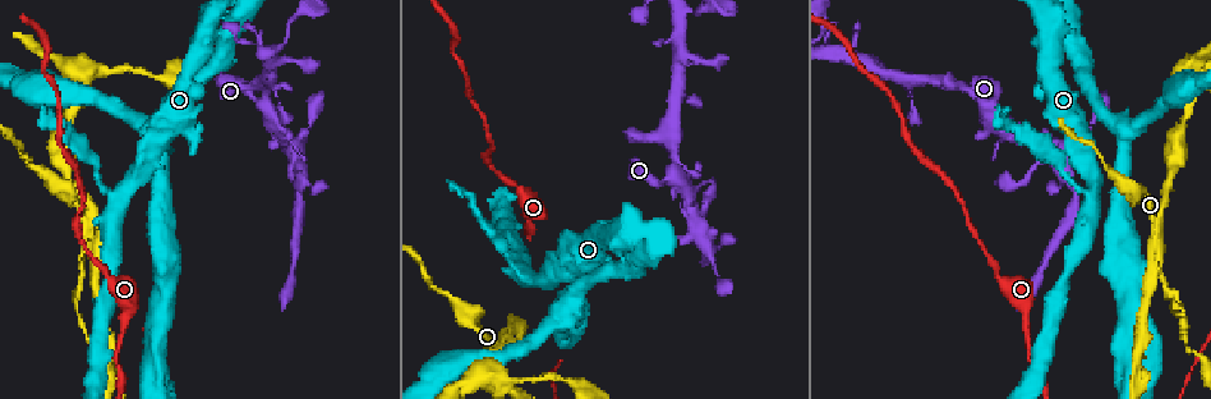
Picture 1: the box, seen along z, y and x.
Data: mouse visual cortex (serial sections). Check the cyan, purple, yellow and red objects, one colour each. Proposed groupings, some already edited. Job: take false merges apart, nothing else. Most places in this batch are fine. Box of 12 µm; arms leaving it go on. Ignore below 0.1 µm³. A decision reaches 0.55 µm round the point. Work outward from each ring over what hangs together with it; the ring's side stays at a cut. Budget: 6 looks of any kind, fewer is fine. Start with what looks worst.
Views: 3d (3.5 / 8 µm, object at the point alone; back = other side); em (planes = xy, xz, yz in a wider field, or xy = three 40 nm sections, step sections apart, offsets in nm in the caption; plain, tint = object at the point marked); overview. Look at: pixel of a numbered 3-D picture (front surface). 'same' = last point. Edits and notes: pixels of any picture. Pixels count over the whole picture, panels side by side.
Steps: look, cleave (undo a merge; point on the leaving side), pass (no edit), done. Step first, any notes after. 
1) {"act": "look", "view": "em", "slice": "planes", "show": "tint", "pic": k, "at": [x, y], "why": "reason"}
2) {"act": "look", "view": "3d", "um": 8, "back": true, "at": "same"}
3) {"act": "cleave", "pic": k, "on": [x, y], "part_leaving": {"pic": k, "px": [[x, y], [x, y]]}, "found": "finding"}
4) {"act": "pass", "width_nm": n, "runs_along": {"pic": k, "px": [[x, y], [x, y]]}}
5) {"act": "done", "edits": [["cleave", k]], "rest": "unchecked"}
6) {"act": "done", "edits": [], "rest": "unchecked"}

{"act": "look", "view": "3d", "um": 3.5, "pic": 1, "at": [1160, 245], "why": "side arm on a straight run"}

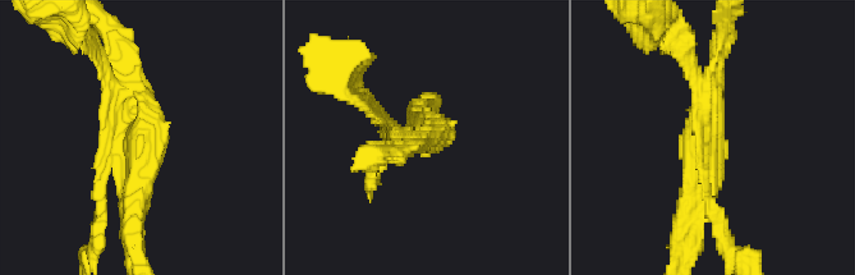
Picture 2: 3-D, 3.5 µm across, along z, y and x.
{"act": "look", "view": "em", "slice": "xy", "step": 3, "show": "tint", "pic": 2, "at": [135, 148]}

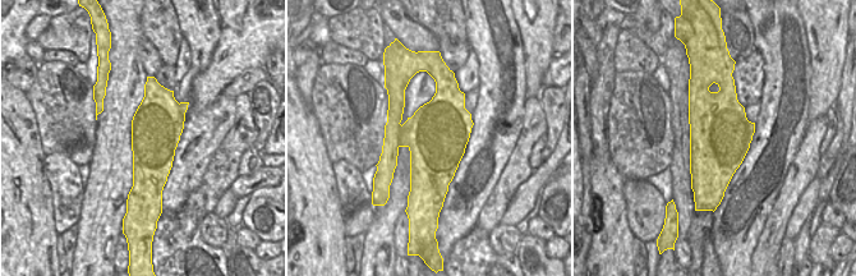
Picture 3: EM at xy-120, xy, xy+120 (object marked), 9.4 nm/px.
{"act": "pass", "runs_along": {"pic": 2, "px": [[119, 81], [151, 109], [134, 230]]}, "found": "one cell here"}

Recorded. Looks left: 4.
{"act": "look", "view": "3d", "um": 3.5, "back": true, "pic": 1, "at": [77, 81], "why": "abrupt turn"}

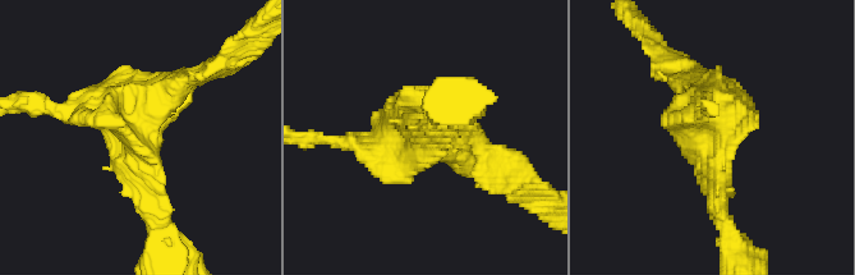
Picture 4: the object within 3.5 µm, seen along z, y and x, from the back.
{"act": "look", "view": "em", "slice": "planes", "show": "tint", "pic": 4, "at": [425, 137]}

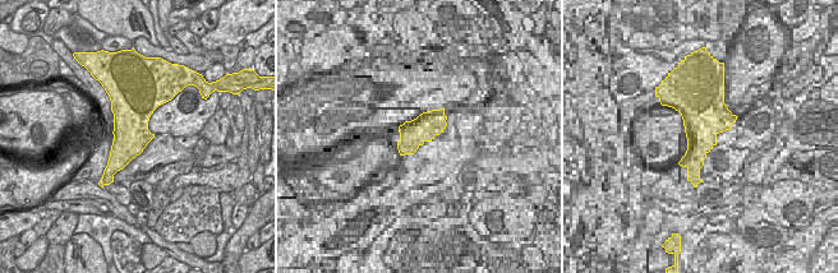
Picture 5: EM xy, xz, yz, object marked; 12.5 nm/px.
{"act": "pass", "width_nm": 440, "runs_along": {"pic": 4, "px": [[156, 193], [125, 111], [54, 108]]}, "found": "one cell here"}

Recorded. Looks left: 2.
{"act": "look", "view": "3d", "um": 3.5, "pic": 1, "at": [100, 179]}

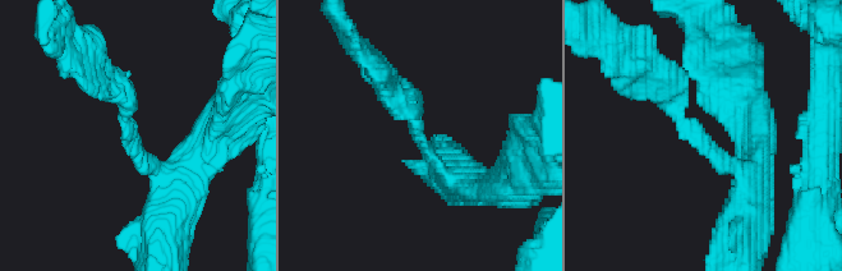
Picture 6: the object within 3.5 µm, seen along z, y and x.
{"act": "pass", "runs_along": {"pic": 6, "px": [[753, 182], [680, 119], [661, 77]]}, "found": "continuous, no second cell"}

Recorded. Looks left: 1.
{"act": "done", "edits": [], "rest": "unchecked"}

